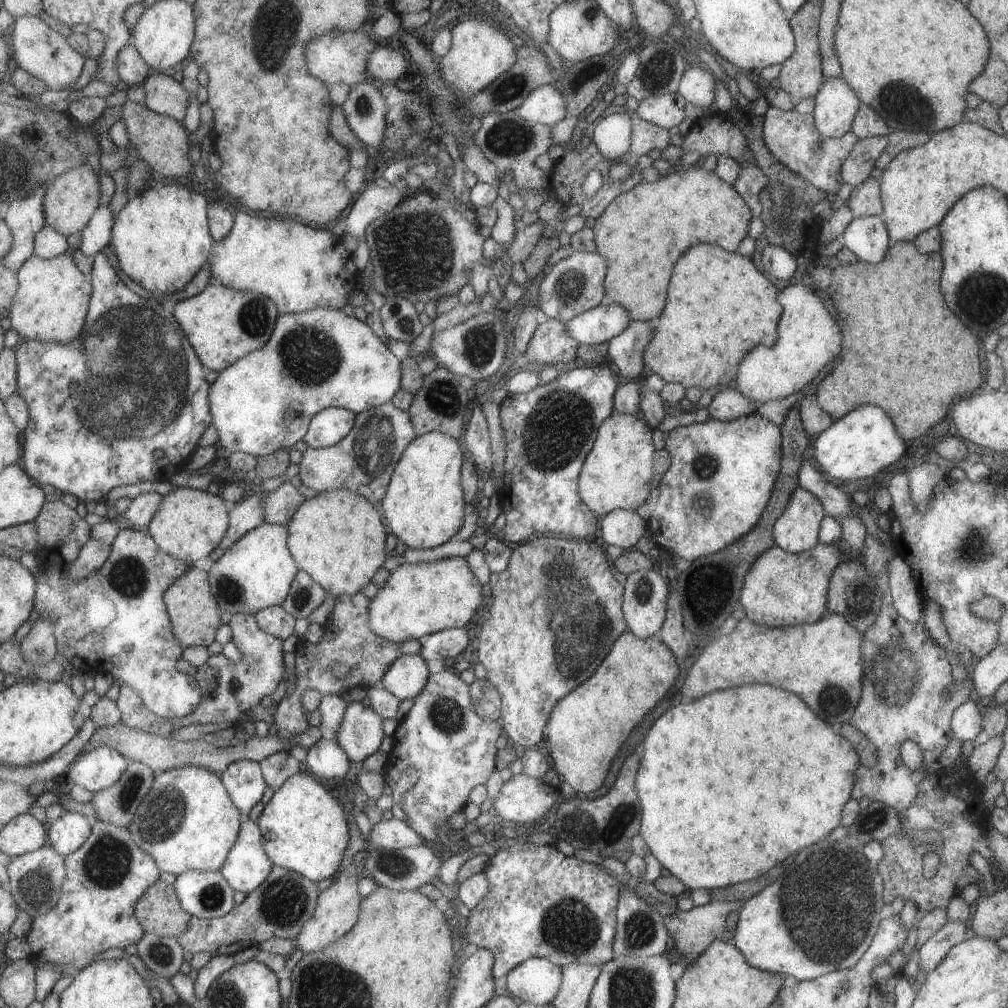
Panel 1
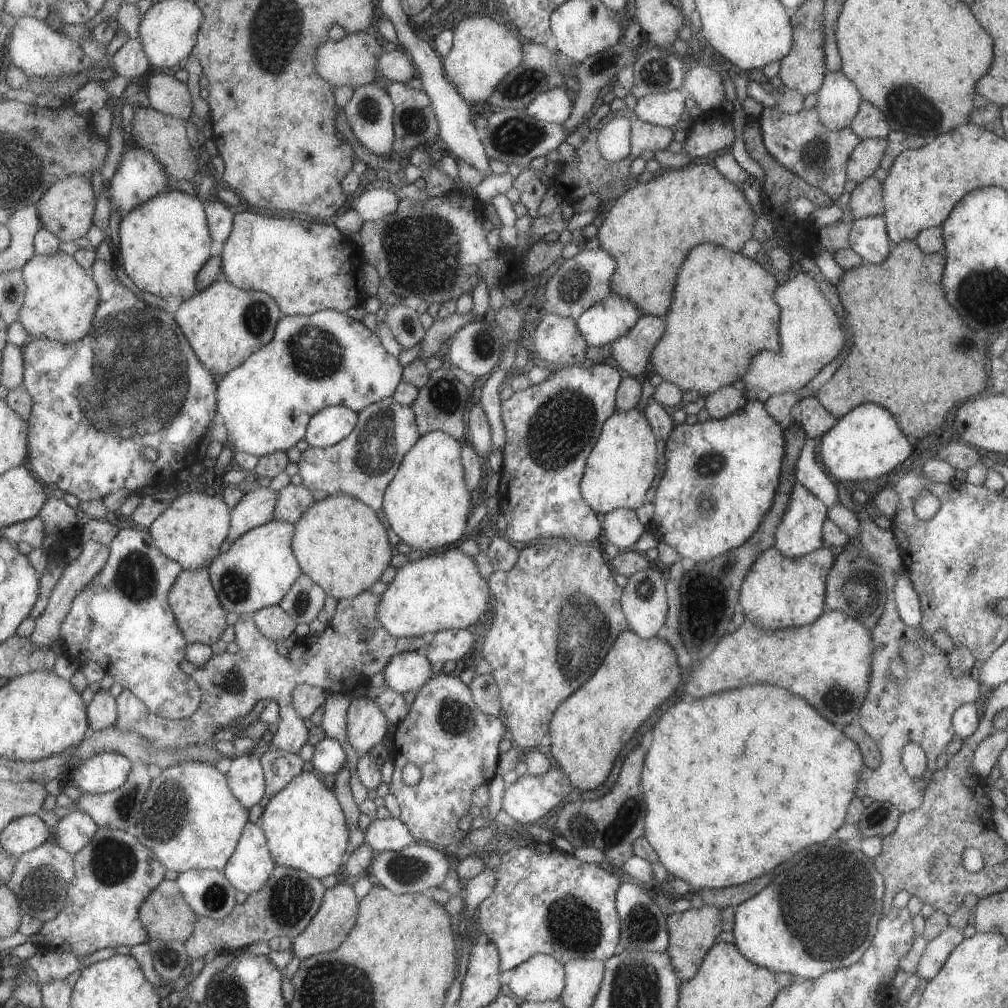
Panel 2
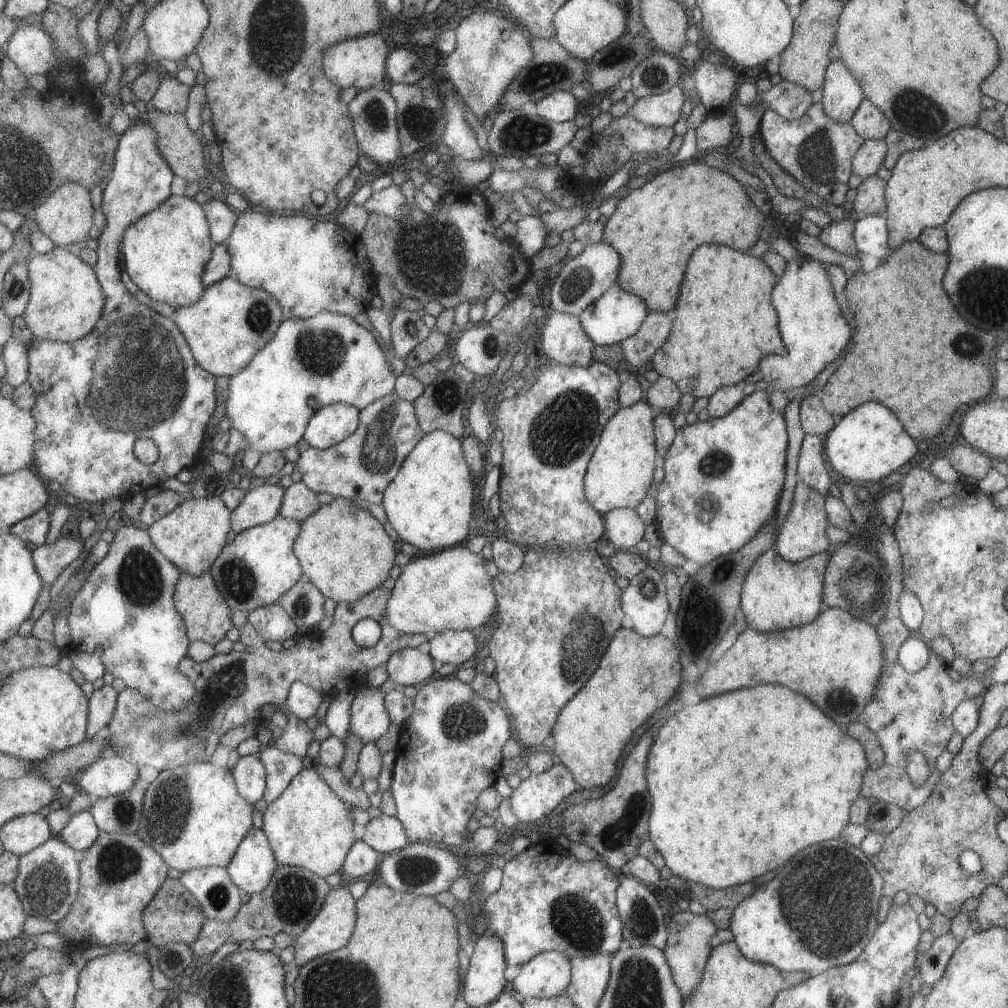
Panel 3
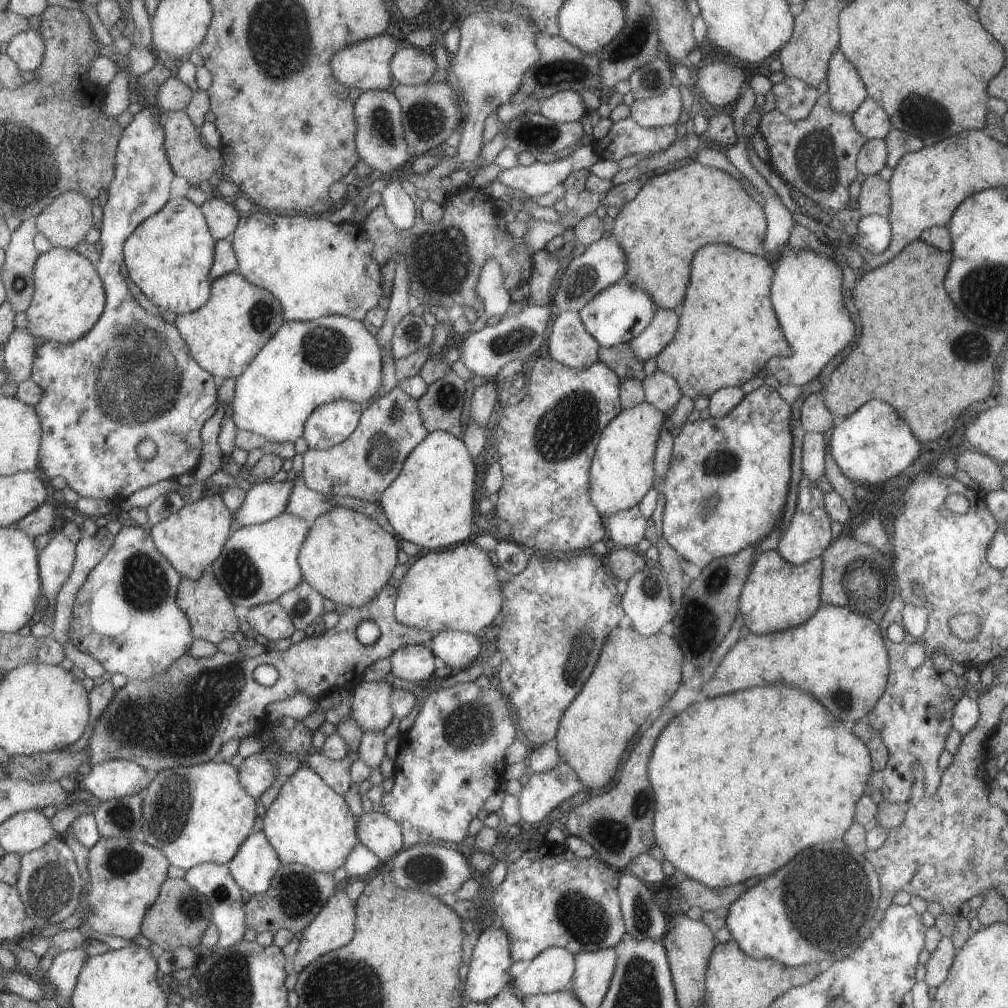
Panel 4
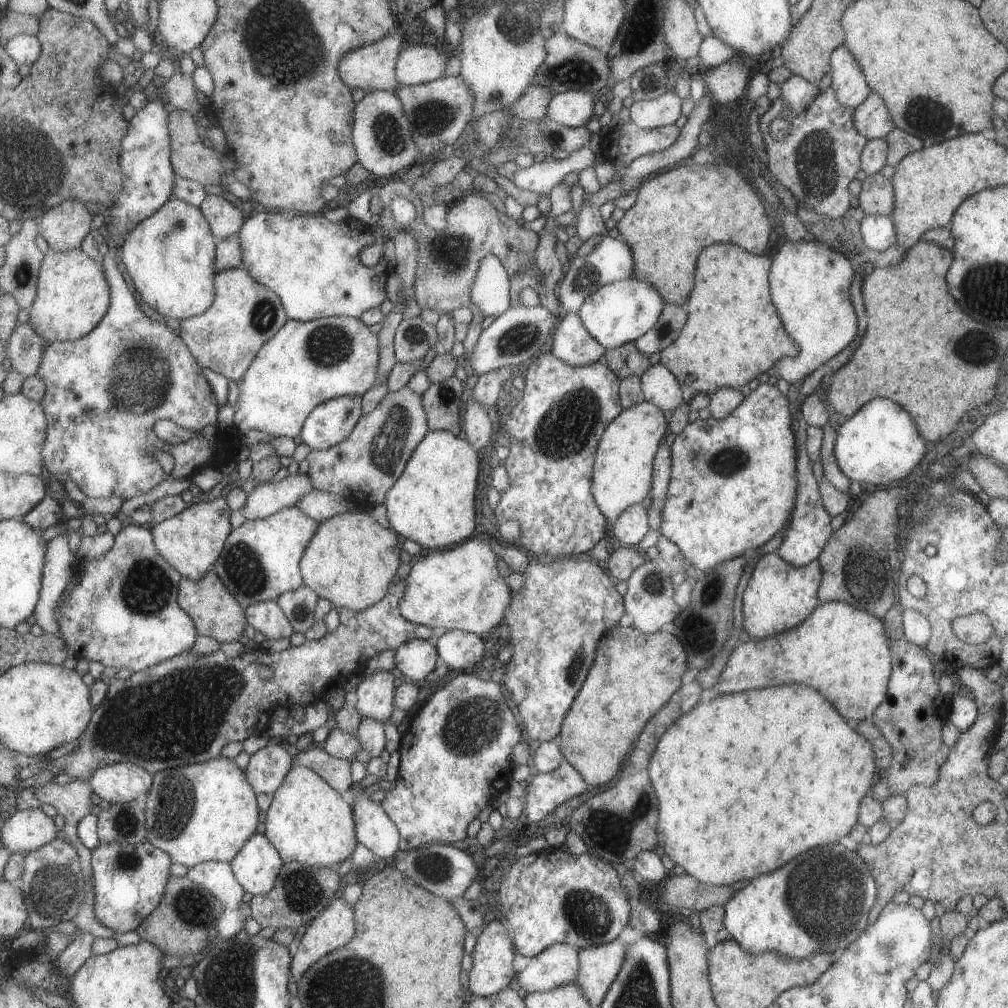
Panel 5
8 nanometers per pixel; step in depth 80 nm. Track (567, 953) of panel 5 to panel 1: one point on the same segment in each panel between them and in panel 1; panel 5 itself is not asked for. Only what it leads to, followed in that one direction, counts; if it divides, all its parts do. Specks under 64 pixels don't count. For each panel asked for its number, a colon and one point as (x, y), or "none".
1: (536, 980)
2: (541, 977)
3: (547, 974)
4: (551, 970)

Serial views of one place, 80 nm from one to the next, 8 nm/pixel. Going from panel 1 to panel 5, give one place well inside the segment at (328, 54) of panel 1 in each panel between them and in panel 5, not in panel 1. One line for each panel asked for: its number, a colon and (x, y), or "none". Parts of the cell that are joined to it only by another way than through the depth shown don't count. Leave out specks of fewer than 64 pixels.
2: (352, 61)
3: (360, 61)
4: (364, 65)
5: (371, 67)

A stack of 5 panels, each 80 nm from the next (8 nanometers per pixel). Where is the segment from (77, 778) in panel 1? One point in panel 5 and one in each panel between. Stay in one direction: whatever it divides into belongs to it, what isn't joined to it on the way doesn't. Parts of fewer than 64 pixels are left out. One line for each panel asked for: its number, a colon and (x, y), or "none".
2: (102, 773)
3: (111, 774)
4: (112, 779)
5: (117, 782)

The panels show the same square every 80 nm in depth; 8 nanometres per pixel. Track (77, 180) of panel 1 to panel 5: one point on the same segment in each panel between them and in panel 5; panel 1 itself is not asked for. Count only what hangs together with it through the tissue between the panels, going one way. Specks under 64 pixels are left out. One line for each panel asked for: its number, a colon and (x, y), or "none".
2: (66, 210)
3: (66, 216)
4: (65, 222)
5: (65, 226)

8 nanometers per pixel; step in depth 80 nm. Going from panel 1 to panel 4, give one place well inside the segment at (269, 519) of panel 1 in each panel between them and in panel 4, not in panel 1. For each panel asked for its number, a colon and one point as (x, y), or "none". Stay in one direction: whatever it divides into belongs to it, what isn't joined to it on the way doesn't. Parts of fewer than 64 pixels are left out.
2: (292, 501)
3: (298, 502)
4: (306, 503)

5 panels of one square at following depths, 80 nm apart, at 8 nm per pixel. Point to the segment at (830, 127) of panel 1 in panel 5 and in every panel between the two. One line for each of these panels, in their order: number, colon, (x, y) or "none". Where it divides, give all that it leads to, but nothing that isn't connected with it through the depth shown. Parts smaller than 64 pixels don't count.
2: (838, 99)
3: (841, 95)
4: (846, 91)
5: (848, 82)

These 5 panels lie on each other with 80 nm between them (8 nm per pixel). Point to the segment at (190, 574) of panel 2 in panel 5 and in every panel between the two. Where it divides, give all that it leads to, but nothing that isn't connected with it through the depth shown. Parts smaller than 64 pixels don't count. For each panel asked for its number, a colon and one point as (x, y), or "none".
3: (206, 616)
4: (208, 609)
5: (215, 613)

